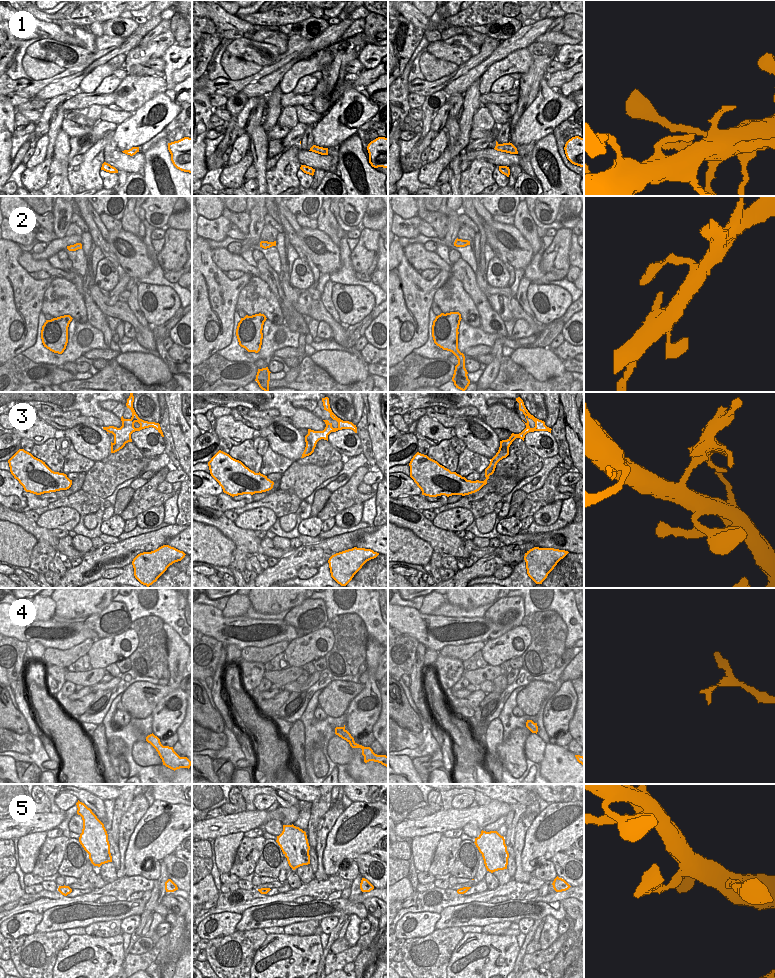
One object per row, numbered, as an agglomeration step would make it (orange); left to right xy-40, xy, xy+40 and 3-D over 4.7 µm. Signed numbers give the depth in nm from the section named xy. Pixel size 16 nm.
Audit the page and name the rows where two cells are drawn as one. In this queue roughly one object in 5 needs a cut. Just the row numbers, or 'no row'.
3

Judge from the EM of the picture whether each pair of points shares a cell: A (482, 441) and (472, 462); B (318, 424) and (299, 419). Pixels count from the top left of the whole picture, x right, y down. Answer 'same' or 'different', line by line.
A: different
B: same

